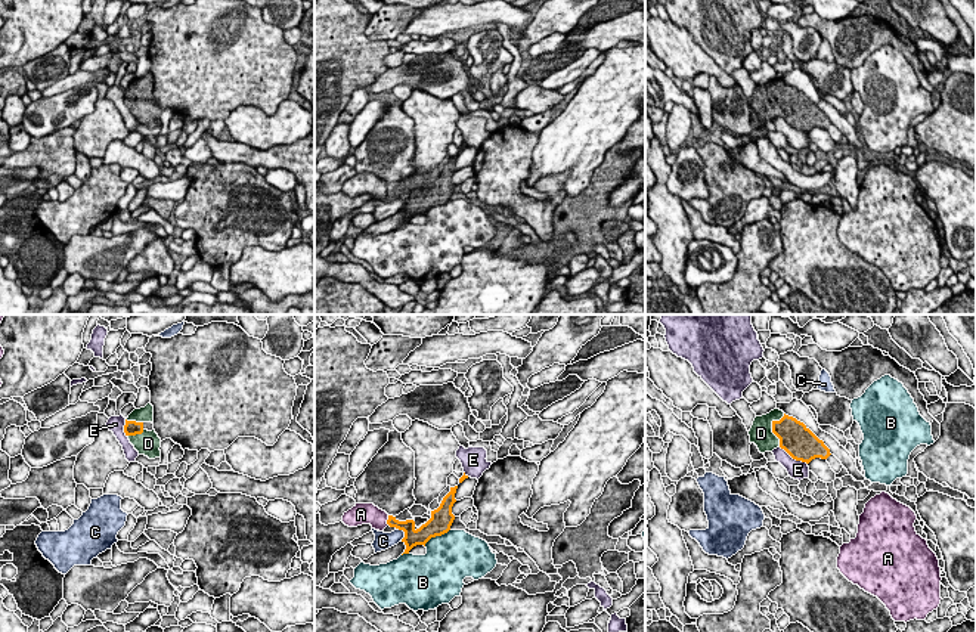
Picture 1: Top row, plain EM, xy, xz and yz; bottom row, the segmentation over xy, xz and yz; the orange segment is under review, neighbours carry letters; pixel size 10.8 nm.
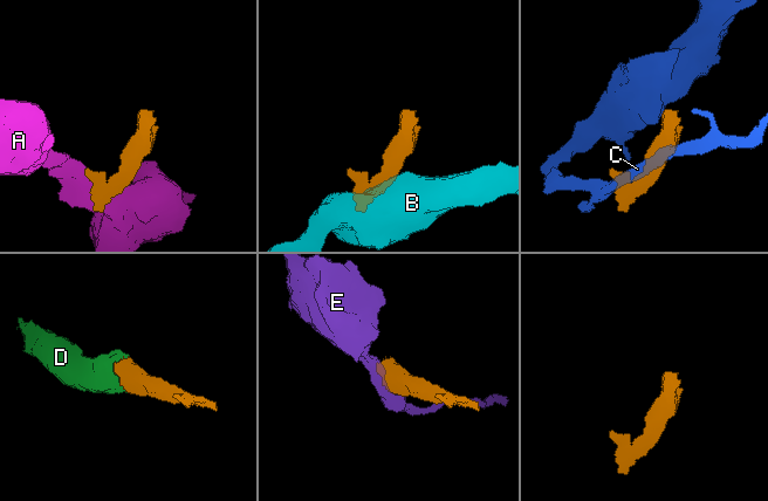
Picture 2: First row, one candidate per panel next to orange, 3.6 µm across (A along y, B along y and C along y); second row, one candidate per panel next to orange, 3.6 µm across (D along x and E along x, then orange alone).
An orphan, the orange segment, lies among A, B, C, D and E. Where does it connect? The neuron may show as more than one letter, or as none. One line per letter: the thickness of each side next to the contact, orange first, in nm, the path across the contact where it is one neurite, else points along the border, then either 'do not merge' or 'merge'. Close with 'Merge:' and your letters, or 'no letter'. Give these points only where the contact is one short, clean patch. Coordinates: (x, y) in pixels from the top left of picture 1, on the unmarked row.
A: 140 nm thick on the orange side, 220 nm on the other; do not merge
B: 240 nm thick on the orange side, 440 nm on the other; do not merge
C: 190 nm thick on the orange side, 190 nm on the other; do not merge
D: 320 nm thick on the orange side, 260 nm on the other; merge
E: 360 nm thick on the orange side, 220 nm on the other; do not merge
Merge: D

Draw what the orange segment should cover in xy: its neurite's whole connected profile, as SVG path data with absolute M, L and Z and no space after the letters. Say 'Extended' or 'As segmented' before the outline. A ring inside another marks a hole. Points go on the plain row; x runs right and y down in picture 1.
Extended. M151 72L145 77L134 78L126 87L124 102L139 124L145 124L149 128L161 127L161 108L155 99L145 99L145 92L154 92L154 75Z

